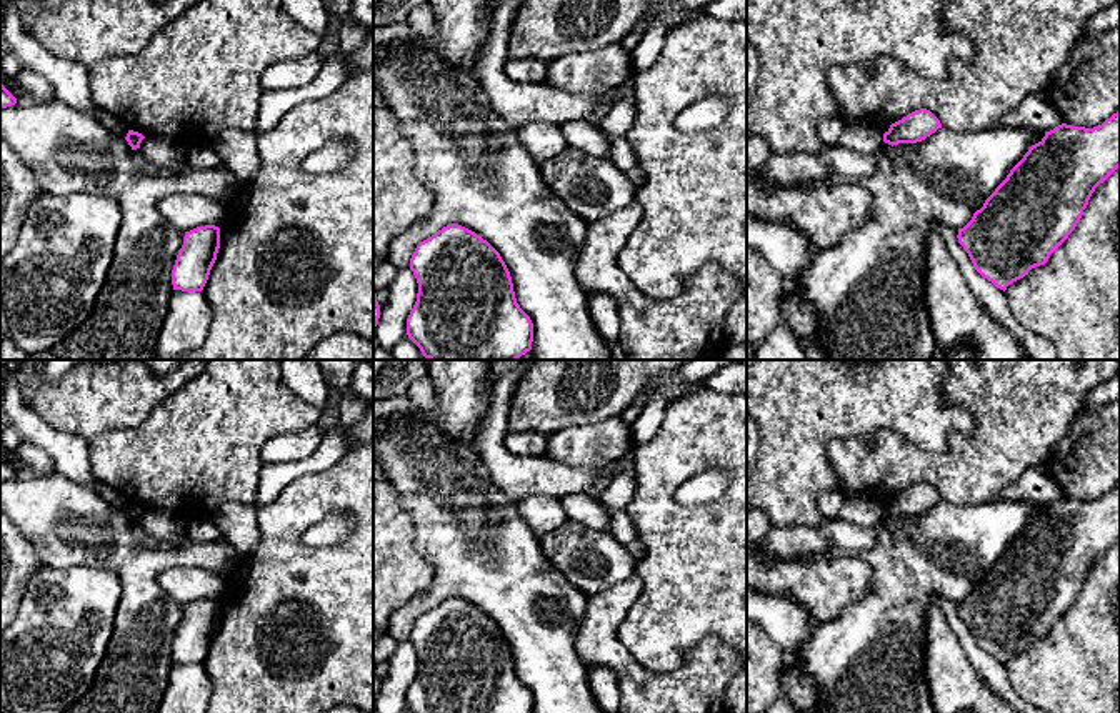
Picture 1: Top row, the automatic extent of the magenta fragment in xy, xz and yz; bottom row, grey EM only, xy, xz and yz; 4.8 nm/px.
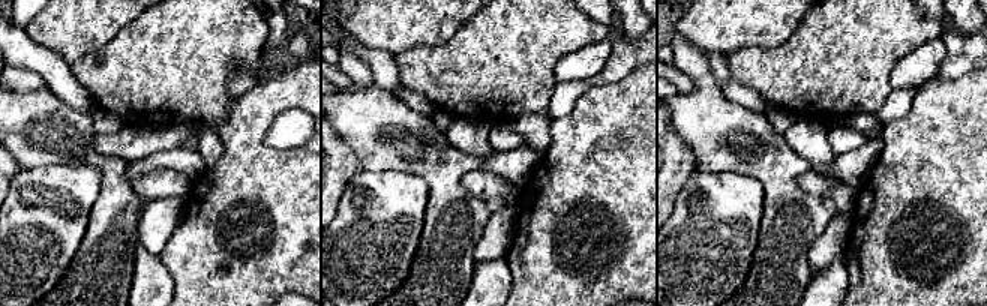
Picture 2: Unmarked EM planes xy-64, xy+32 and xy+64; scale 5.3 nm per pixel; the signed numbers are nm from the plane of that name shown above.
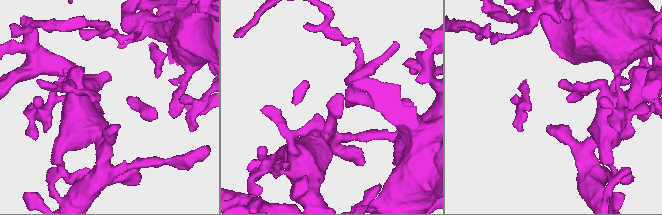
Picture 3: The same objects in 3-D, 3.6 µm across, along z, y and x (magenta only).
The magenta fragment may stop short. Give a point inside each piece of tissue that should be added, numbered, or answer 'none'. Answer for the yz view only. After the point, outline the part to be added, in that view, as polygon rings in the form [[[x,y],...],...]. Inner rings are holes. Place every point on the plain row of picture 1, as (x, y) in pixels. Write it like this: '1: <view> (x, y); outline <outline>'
none

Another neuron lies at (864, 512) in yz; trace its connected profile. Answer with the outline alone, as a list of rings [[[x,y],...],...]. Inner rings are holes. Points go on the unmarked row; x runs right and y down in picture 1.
[[[847,498],[838,511],[840,520],[860,525],[863,528],[875,528],[883,516],[882,501],[860,498],[850,500]]]

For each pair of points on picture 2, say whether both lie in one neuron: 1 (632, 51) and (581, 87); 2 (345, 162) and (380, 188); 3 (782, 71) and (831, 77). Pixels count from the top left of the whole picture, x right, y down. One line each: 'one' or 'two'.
1: one
2: two
3: one

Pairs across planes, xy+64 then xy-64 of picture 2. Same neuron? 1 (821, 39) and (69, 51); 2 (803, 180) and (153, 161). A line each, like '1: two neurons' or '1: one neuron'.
1: two neurons
2: two neurons

